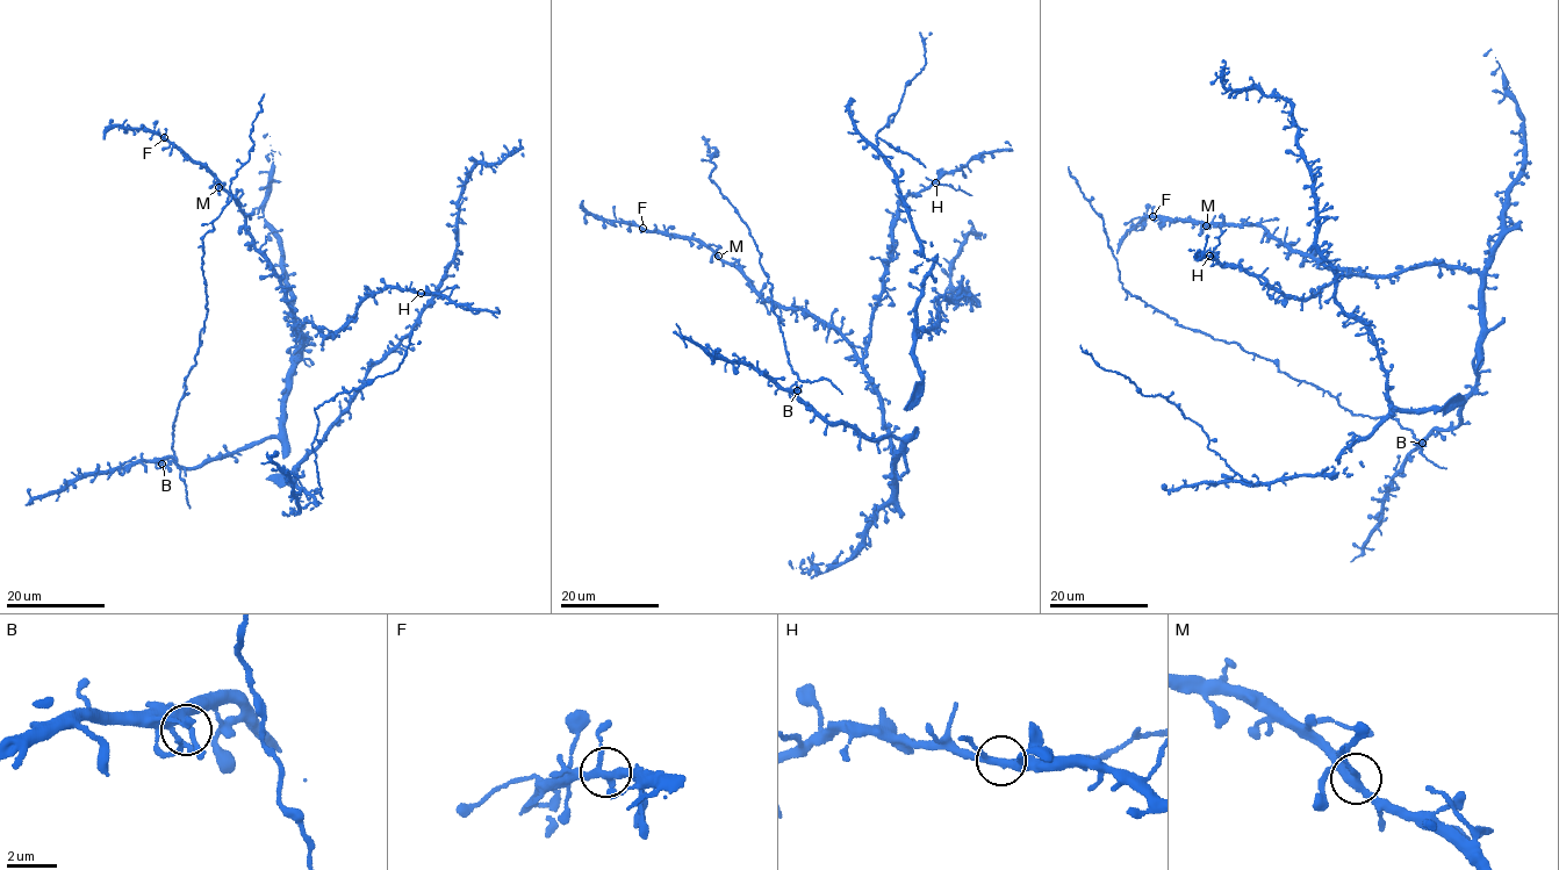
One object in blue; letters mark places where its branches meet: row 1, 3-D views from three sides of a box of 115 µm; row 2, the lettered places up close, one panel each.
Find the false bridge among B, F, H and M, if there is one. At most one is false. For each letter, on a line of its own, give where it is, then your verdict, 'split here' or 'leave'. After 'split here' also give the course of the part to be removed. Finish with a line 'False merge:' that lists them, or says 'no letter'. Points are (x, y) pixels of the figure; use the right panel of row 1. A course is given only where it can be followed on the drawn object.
B: at (1422, 443); leave
F: at (1152, 216); leave
H: at (1209, 256); split here; foreign part runs (1209, 254), (1226, 229)
M: at (1206, 225); leave
False merge: H

